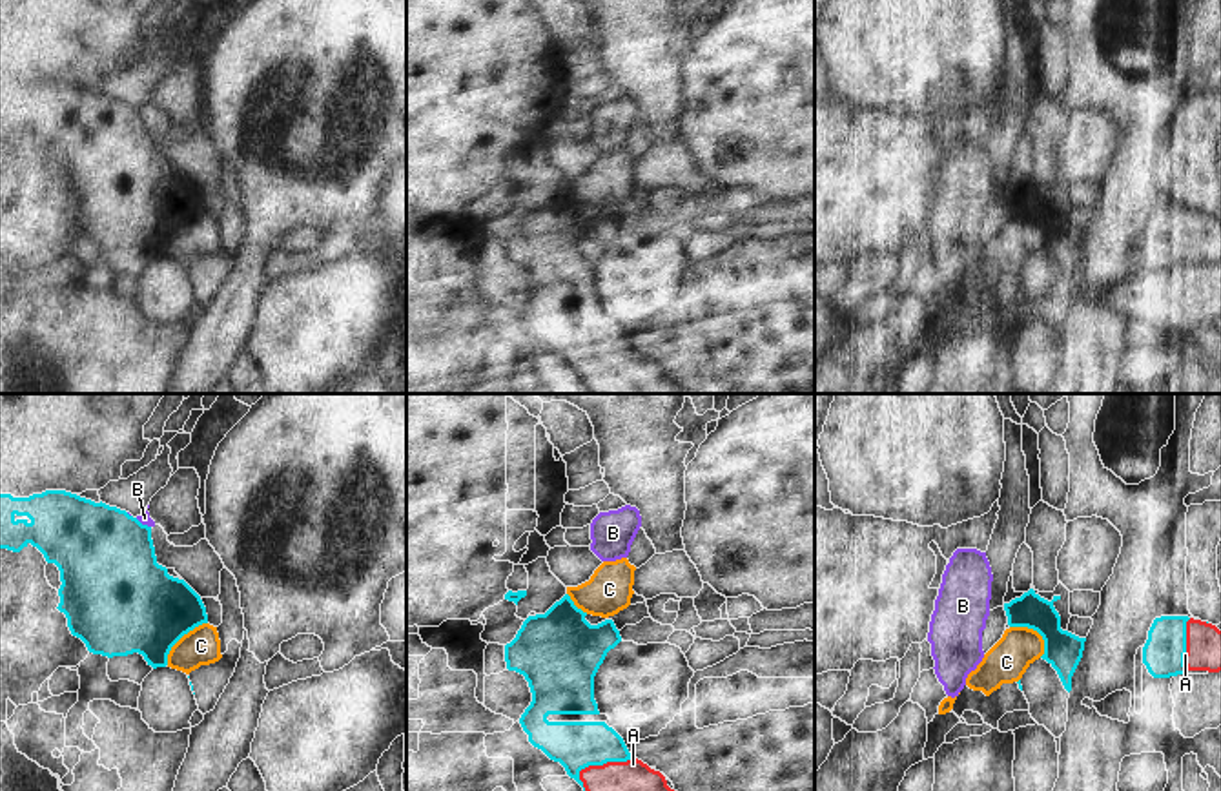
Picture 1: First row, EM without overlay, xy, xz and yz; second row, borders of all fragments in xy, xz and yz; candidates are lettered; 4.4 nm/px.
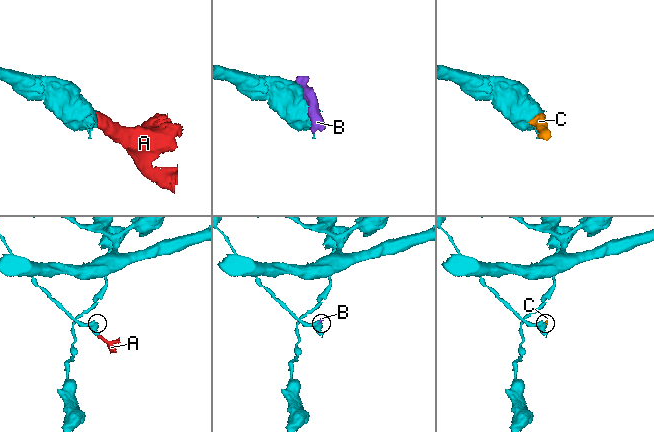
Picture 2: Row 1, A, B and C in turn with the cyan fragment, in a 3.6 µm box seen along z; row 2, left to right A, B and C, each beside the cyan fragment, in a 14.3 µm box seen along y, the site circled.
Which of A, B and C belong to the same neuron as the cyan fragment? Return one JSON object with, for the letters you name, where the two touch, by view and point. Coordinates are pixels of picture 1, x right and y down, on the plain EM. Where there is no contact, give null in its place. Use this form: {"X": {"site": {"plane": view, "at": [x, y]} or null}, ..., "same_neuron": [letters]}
{"A": {"site": {"plane": "xz", "at": [595, 356]}}, "same_neuron": ["A"]}

